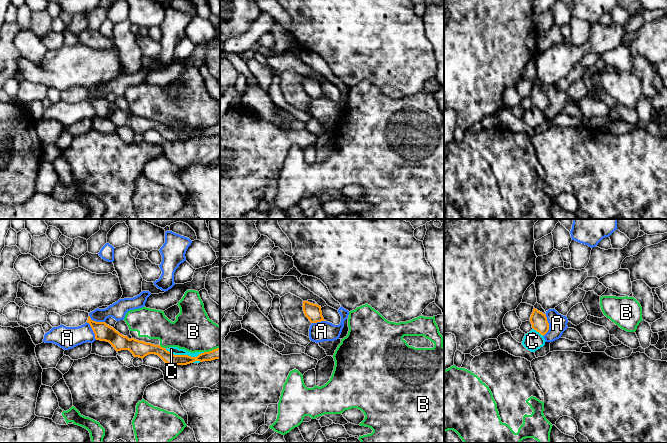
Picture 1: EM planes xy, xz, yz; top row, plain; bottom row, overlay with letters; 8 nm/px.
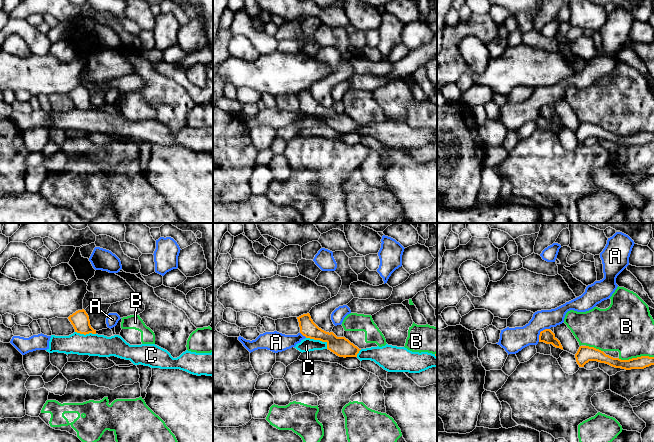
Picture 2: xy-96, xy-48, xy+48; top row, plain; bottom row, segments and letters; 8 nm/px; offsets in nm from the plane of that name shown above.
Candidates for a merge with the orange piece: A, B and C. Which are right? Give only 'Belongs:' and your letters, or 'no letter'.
Belongs: no letter

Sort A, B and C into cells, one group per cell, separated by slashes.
A / B / C

